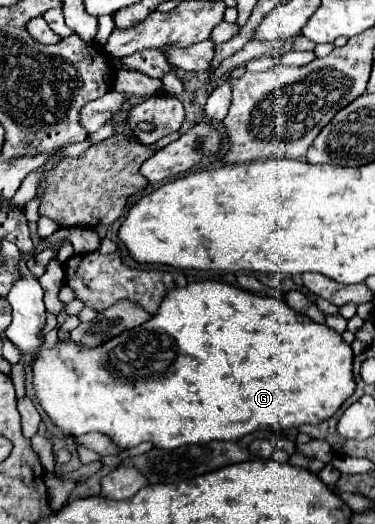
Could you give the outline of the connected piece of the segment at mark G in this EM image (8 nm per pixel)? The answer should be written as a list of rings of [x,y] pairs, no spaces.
[[[198,281],[191,282],[184,289],[176,289],[170,291],[160,307],[158,313],[146,321],[144,325],[124,331],[122,335],[118,335],[116,339],[110,339],[108,343],[100,345],[98,349],[82,349],[72,345],[70,341],[58,343],[54,349],[48,351],[40,351],[36,355],[34,361],[34,387],[36,387],[36,395],[40,405],[44,407],[44,411],[50,415],[50,419],[68,435],[72,437],[80,437],[86,435],[90,431],[98,431],[104,435],[110,435],[114,439],[116,445],[130,449],[136,447],[144,441],[152,441],[156,447],[162,449],[174,449],[180,445],[192,445],[192,443],[210,443],[214,439],[220,441],[236,441],[248,433],[254,431],[286,431],[292,427],[300,427],[300,425],[318,425],[326,419],[330,419],[340,405],[354,393],[356,389],[356,381],[354,381],[354,373],[352,373],[352,347],[348,343],[344,343],[344,339],[328,329],[326,325],[314,323],[312,319],[308,319],[302,313],[296,313],[292,307],[286,305],[286,301],[280,299],[272,299],[272,297],[262,297],[262,295],[254,295],[250,291],[244,291],[240,287],[232,287],[232,285],[220,281]]]

